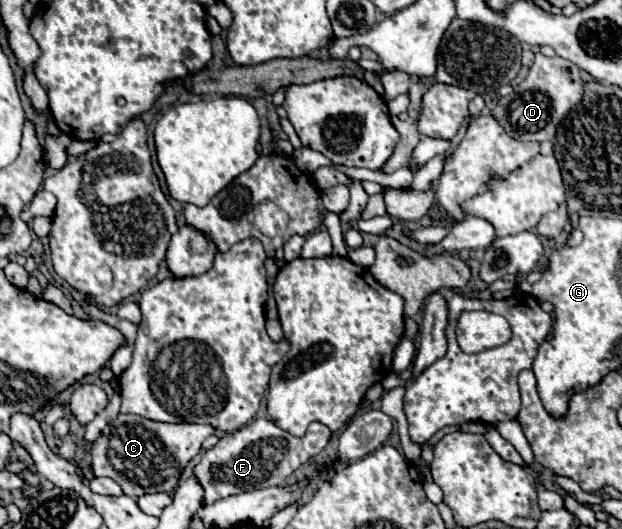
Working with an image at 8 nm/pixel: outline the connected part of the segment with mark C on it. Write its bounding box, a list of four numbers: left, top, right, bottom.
[92,414,214,498]

